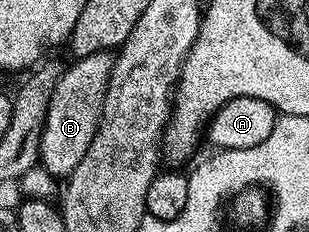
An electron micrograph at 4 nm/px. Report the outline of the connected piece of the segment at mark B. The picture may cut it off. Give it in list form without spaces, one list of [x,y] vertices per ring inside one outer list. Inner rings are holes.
[[[111,52],[77,57],[71,62],[73,65],[69,69],[67,66],[60,74],[58,83],[54,87],[54,95],[50,95],[50,107],[46,111],[46,123],[40,136],[39,159],[39,164],[45,172],[51,173],[56,179],[71,177],[74,167],[78,167],[78,163],[82,163],[82,155],[86,155],[86,151],[90,151],[90,143],[94,143],[94,135],[98,131],[100,116],[104,110],[106,87],[110,83],[113,60]]]

